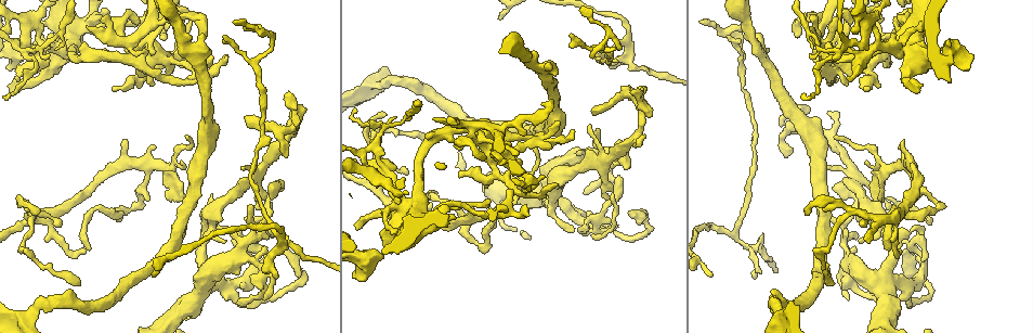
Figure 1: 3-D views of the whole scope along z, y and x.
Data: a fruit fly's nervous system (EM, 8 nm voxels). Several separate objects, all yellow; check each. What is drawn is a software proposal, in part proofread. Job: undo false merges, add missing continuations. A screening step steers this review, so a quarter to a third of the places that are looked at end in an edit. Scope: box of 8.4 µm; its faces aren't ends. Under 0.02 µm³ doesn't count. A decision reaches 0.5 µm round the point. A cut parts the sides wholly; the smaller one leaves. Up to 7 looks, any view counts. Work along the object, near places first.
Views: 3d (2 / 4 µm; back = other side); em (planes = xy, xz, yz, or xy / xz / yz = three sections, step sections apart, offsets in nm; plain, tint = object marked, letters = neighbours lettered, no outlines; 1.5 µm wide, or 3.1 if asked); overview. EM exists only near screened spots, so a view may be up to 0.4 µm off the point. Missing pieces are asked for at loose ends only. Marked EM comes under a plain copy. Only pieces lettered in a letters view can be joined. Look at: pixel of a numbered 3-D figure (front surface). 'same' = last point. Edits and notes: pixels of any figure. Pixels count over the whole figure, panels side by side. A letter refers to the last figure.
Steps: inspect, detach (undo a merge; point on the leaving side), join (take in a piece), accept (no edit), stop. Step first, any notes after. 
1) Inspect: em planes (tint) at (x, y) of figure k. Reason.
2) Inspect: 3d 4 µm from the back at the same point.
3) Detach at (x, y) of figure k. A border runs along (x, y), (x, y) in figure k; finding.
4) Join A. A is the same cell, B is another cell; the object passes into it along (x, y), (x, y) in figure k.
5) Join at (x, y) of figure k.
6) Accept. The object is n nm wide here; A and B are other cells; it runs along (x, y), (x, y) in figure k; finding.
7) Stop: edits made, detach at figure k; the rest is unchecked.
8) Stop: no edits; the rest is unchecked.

Inspect: em yz step 4 (letters) at (709, 273) of figure 1. Thin end.

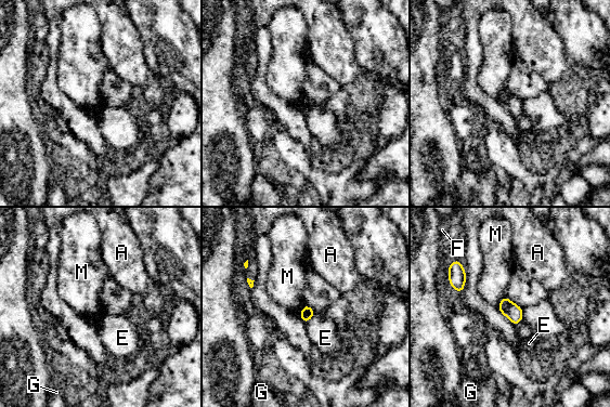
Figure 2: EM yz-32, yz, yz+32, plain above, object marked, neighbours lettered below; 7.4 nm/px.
Inspect: em planes (letters) at the same point. Another direction.

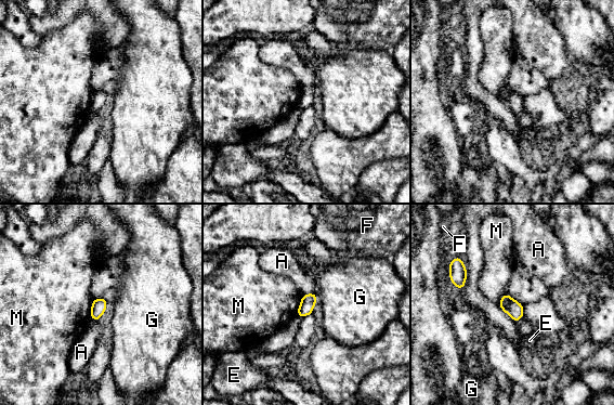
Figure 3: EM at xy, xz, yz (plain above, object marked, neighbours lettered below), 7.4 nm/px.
Accept. The object is 110 nm wide here; A, E, F, G and M are other cells; a border runs along (93, 300), (90, 318) in figure 3; no lettered piece goes on from it.

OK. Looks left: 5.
Inspect: 3d 4 µm at (241, 168) of figure 1. An open end.

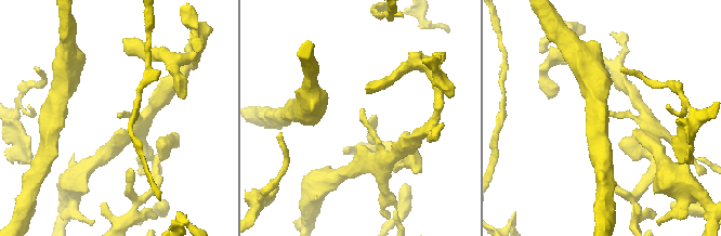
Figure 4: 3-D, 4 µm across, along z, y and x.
Inspect: em planes (letters) at (117, 115) of figure 4.

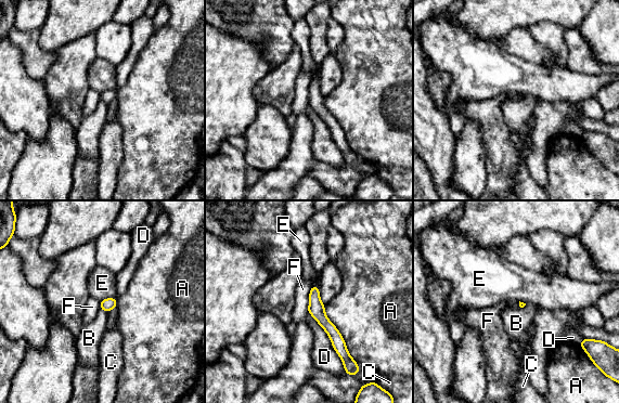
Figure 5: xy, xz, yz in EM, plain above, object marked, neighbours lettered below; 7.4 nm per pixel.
Accept. A, B, C, D, E and F are other cells; it runs along (313, 288), (319, 315), (346, 355) in figure 5; none of them fits.

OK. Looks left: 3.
Inspect: em planes (letters) at (848, 209) of figure 1. Abrupt turn.

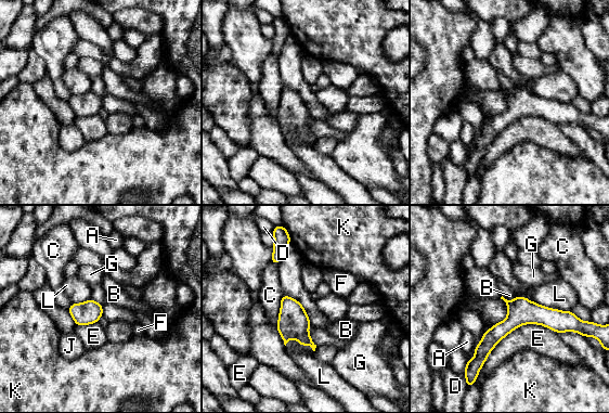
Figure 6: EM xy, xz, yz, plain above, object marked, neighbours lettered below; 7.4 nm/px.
Accept. The longest contact is with E, 700 nm; A, B, C, D, E, F, G, J, K and L are other cells; a border runs along (530, 300), (552, 308), (571, 311) in figure 6; all the same cell.

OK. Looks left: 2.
Stop: no edits; the rest is unchecked.

